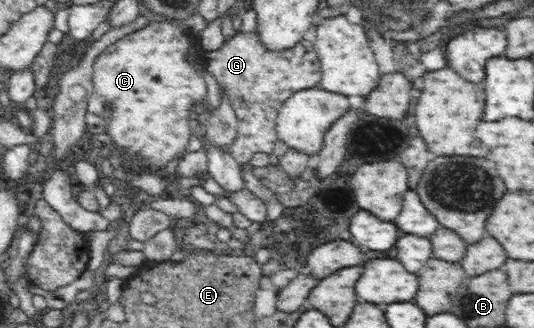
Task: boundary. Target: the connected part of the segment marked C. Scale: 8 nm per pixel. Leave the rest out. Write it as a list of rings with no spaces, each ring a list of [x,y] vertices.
[[[150,21],[148,26],[129,33],[106,47],[94,63],[93,93],[88,101],[87,112],[98,117],[107,117],[108,124],[105,125],[104,132],[114,141],[114,145],[134,155],[138,171],[146,171],[148,167],[163,169],[164,165],[174,161],[178,155],[184,155],[192,137],[204,135],[206,123],[196,125],[194,129],[192,113],[198,101],[208,99],[208,89],[204,77],[200,75],[200,57],[198,69],[194,67],[194,63],[188,63],[188,55],[192,53],[192,45],[188,41],[190,37],[184,31],[176,29],[172,23]]]

